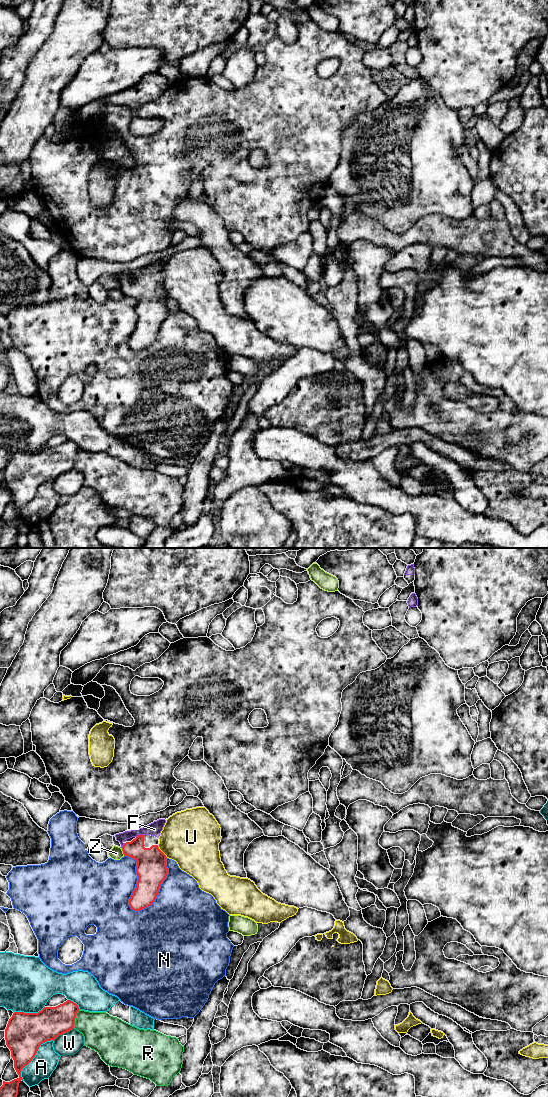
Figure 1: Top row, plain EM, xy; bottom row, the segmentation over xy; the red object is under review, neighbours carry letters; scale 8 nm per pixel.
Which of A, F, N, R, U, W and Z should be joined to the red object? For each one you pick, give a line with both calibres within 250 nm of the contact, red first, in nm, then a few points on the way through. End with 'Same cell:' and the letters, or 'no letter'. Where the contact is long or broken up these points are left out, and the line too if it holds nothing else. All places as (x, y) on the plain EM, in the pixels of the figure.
F: 240/110 nm | across xy (151, 302), (139, 290), (139, 275), (143, 271), (154, 269)
Same cell: F

